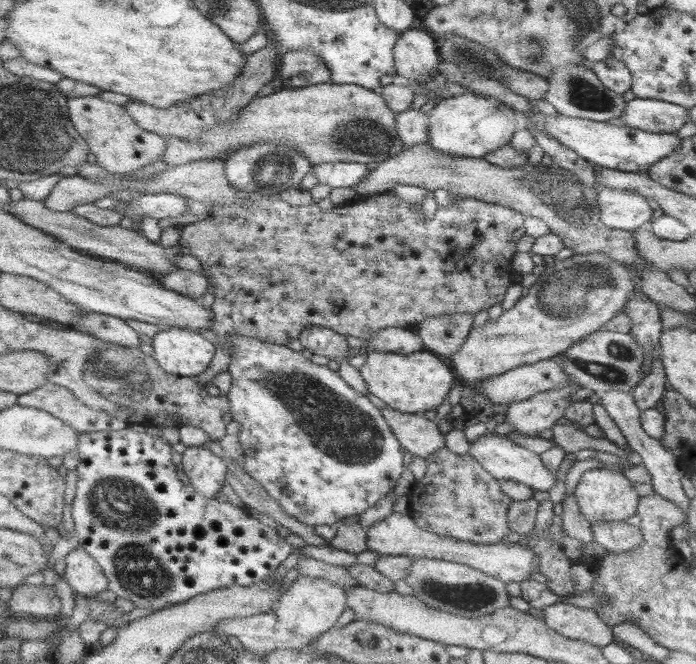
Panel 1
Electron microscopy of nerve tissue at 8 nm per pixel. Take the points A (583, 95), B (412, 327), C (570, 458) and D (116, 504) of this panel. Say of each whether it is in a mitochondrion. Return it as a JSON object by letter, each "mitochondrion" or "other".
{"A":"mitochondrion","B":"other","C":"other","D":"mitochondrion"}

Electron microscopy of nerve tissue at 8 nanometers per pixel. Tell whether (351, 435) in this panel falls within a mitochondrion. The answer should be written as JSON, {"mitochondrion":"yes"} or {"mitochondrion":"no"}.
{"mitochondrion":"yes"}

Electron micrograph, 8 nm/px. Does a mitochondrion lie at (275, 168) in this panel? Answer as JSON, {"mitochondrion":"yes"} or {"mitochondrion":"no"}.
{"mitochondrion":"yes"}

